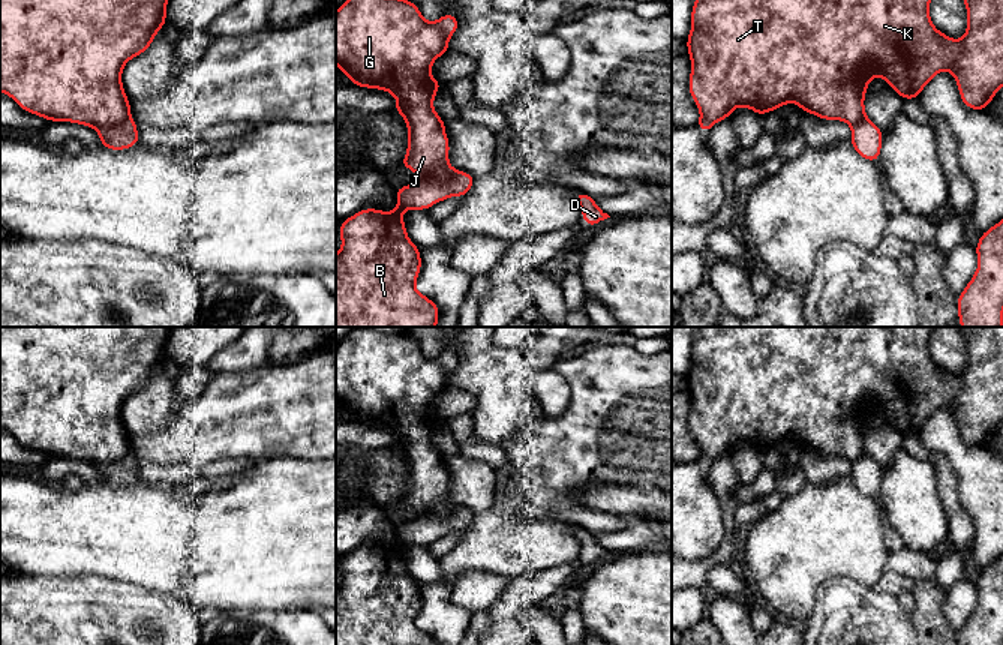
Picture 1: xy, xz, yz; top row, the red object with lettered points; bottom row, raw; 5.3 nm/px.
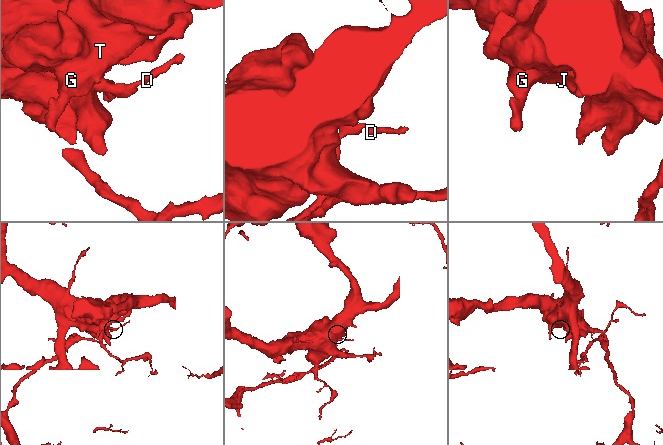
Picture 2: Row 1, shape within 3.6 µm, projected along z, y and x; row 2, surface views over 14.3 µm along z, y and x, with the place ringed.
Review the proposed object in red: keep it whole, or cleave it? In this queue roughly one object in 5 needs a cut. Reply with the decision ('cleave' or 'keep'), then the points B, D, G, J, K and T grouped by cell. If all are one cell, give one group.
cleave; groups B G J K T / D

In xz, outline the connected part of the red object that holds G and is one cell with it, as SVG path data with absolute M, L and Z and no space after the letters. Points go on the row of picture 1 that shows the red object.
M345 0L336 10L337 69L352 80L352 86L385 90L397 99L393 111L400 112L408 126L408 150L399 164L420 174L421 180L448 178L457 172L448 164L450 141L445 122L433 110L433 99L442 82L430 76L433 62L450 51L448 40L457 28L456 15L444 14L439 20L429 22L418 6L409 0Z

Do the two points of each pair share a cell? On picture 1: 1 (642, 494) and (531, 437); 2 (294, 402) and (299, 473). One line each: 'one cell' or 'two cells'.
1: two cells
2: two cells

